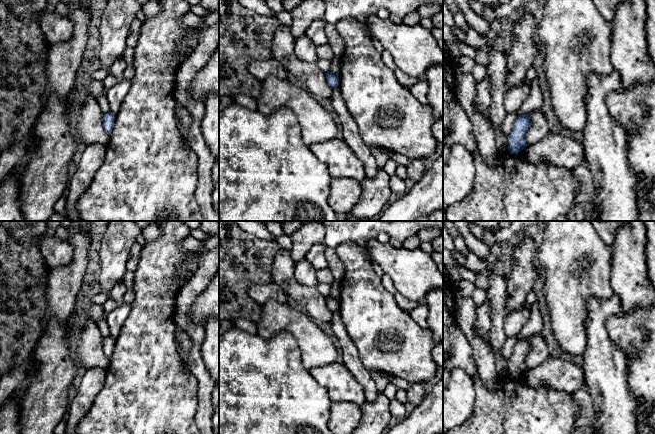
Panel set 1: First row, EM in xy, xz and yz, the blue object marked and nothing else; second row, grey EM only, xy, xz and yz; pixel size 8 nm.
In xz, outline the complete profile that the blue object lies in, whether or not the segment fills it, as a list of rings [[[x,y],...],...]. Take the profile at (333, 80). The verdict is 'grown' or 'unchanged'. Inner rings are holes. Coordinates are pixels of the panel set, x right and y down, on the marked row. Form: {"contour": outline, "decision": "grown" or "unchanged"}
{"contour": [[[328,71],[326,73],[326,80],[329,84],[329,86],[334,89],[337,86],[339,86],[339,77],[333,74],[332,72]]], "decision": "unchanged"}

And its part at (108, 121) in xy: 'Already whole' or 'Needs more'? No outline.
Already whole

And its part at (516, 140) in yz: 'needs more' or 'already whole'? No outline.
already whole

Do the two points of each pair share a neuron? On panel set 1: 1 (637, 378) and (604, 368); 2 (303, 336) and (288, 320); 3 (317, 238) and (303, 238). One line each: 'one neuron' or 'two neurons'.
1: two neurons
2: one neuron
3: one neuron

